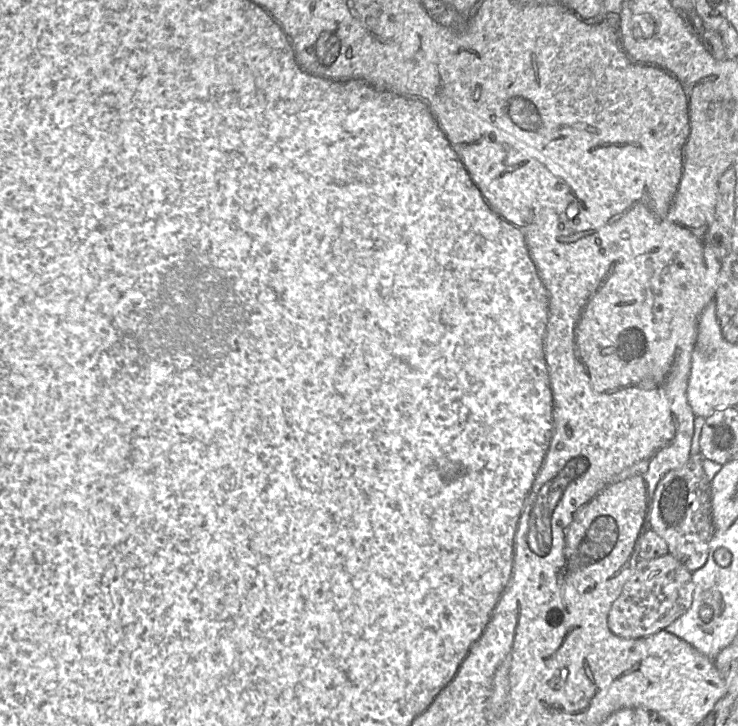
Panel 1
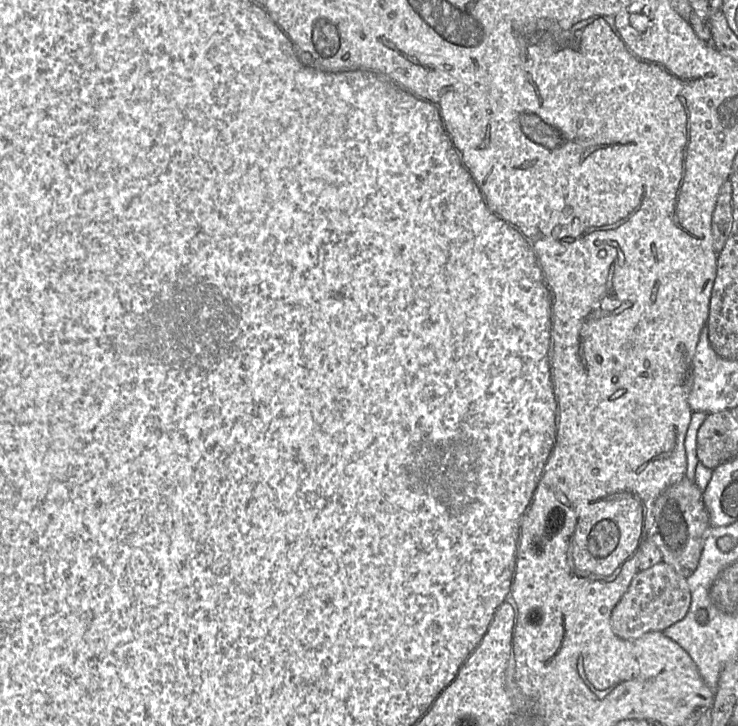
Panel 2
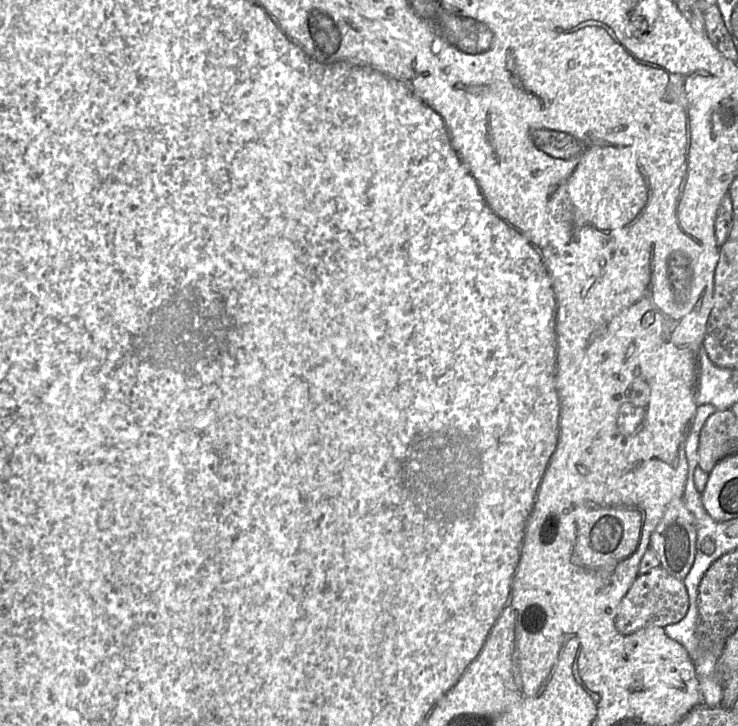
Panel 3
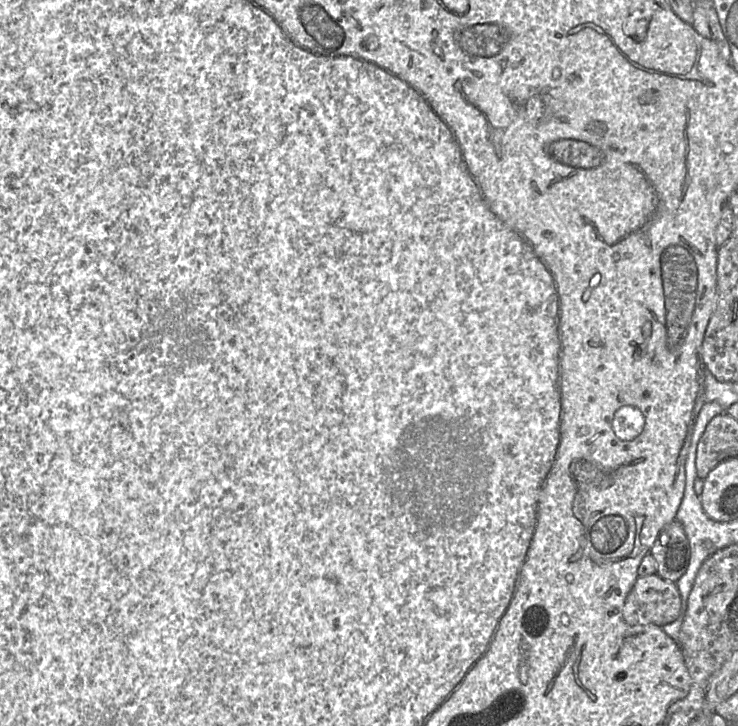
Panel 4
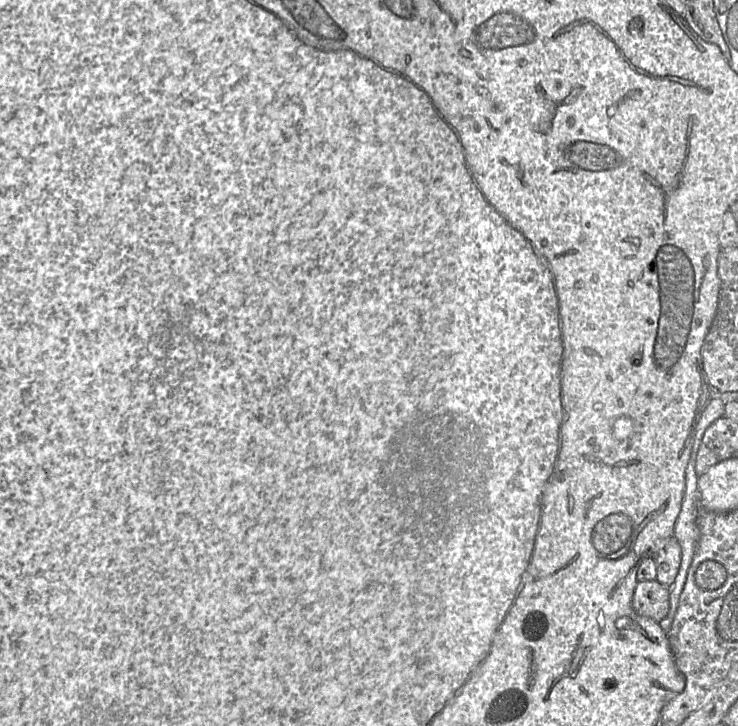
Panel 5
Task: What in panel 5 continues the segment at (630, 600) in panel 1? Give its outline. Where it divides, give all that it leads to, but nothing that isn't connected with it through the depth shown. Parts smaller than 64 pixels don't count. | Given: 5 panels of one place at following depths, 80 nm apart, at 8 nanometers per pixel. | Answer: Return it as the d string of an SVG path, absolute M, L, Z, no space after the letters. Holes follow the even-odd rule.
M656 579L638 581L632 597L632 606L637 614L658 623L669 611L669 589Z

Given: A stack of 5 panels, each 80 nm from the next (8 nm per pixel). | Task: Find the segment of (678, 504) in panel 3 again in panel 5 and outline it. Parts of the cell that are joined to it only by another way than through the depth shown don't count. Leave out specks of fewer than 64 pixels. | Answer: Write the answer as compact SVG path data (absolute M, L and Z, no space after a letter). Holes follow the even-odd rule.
M673 536L665 541L652 557L656 563L656 580L670 587L677 576L681 564L681 546Z

